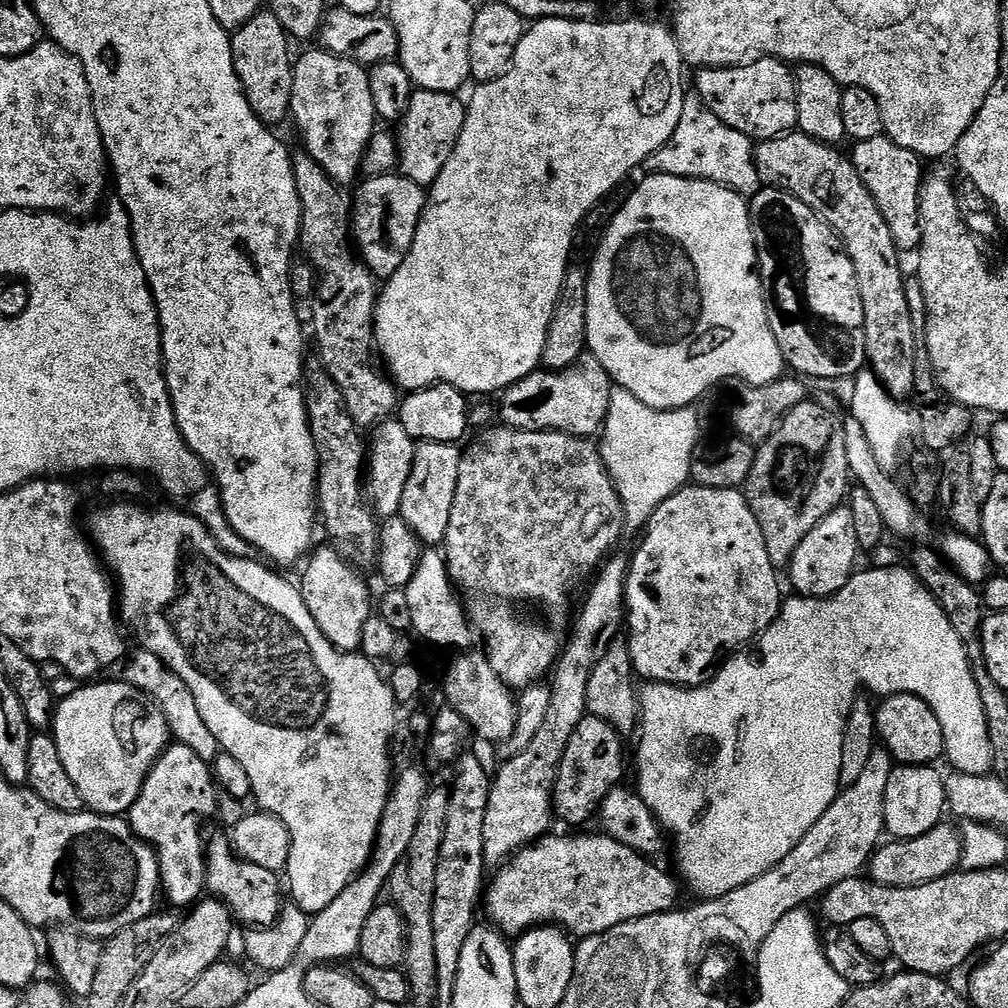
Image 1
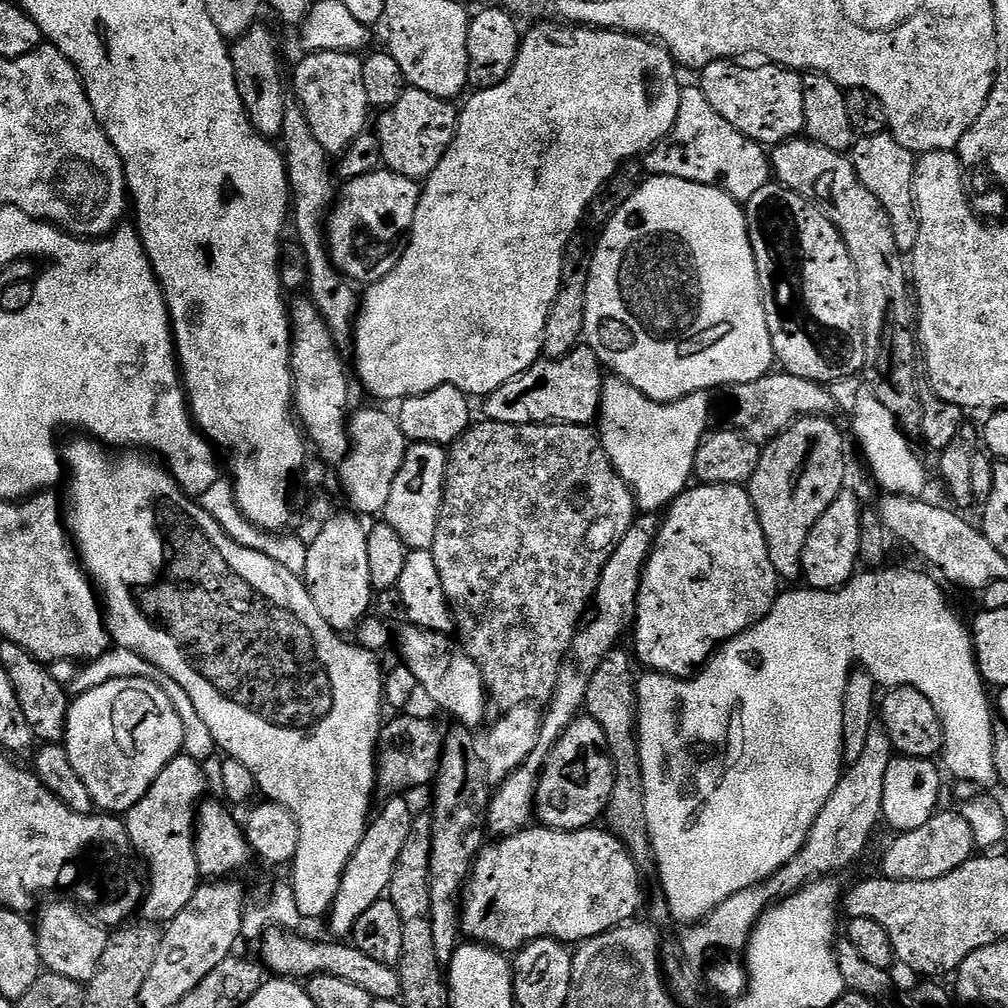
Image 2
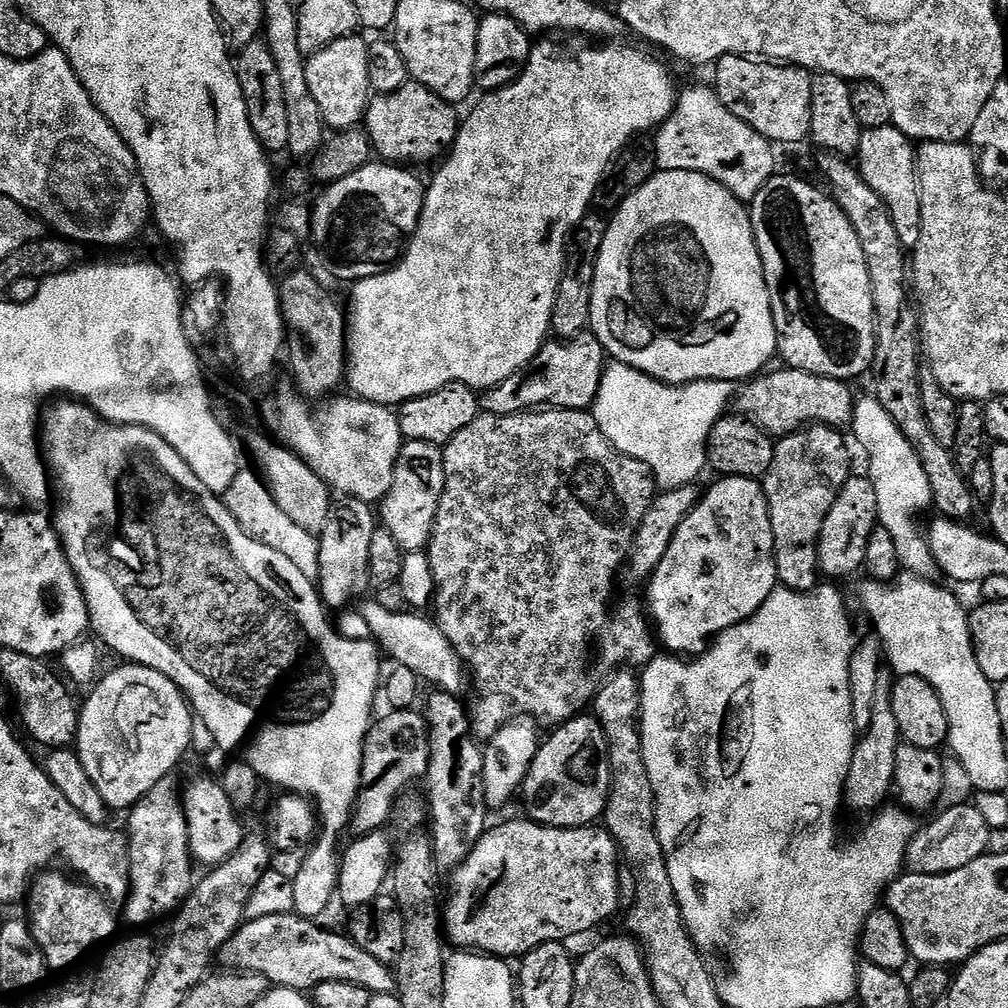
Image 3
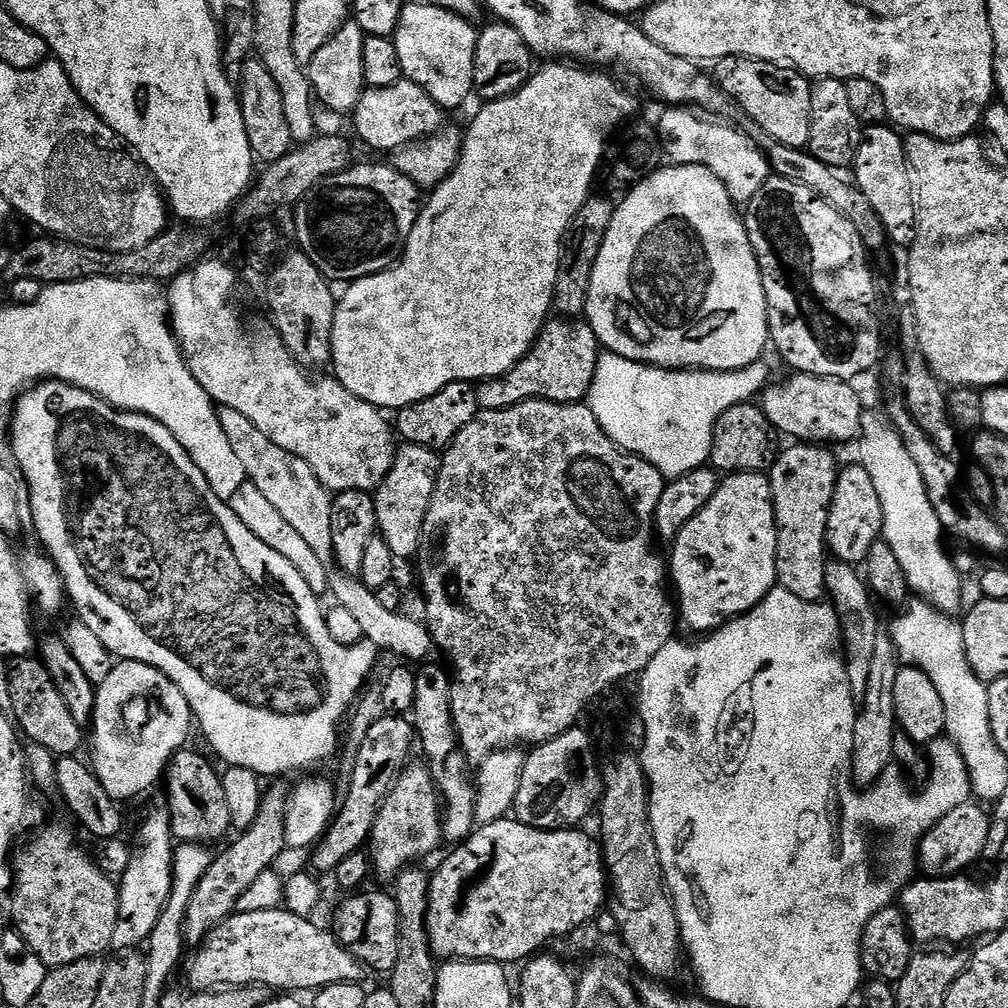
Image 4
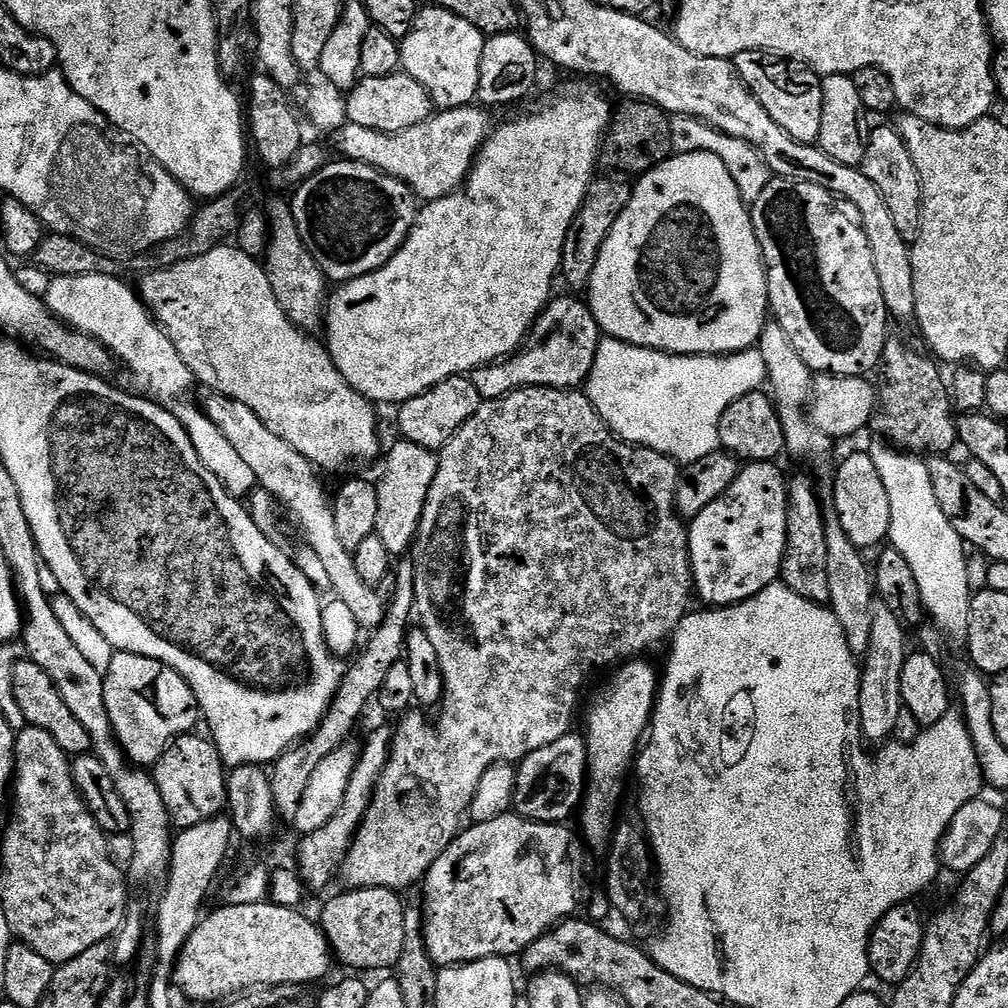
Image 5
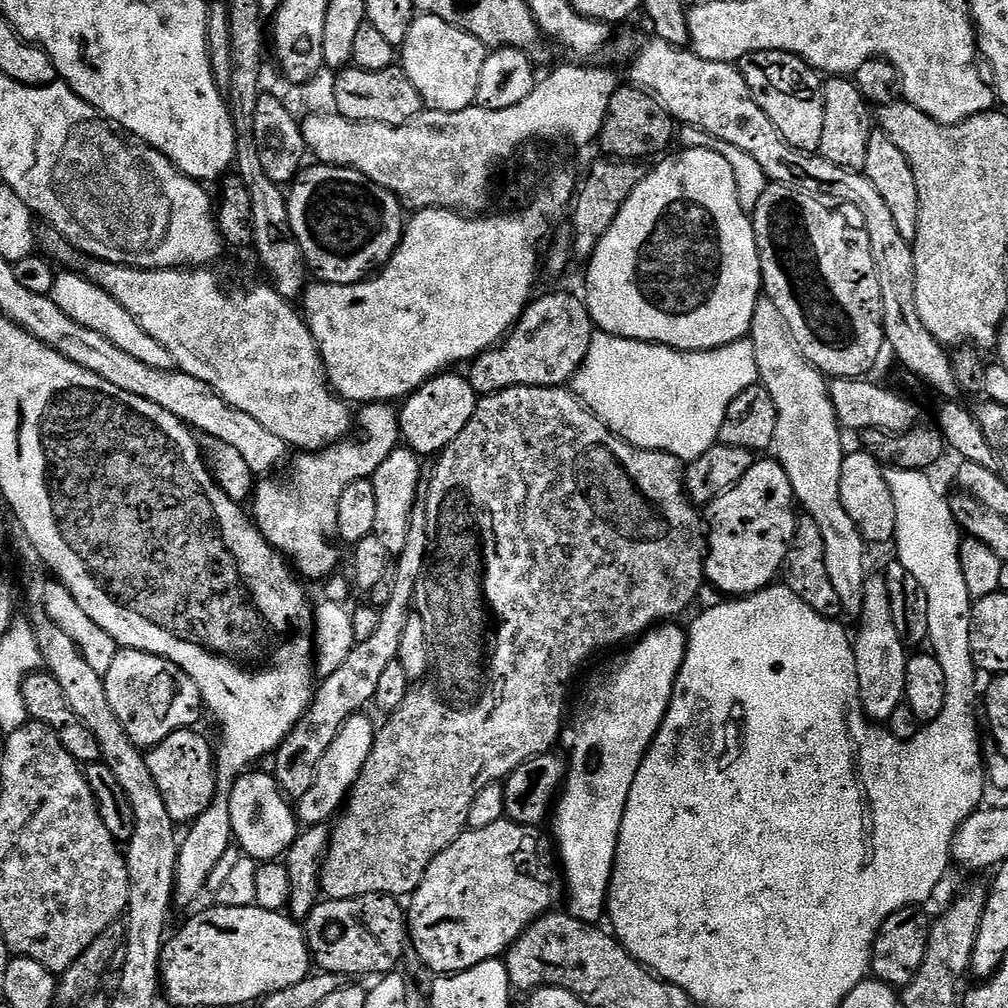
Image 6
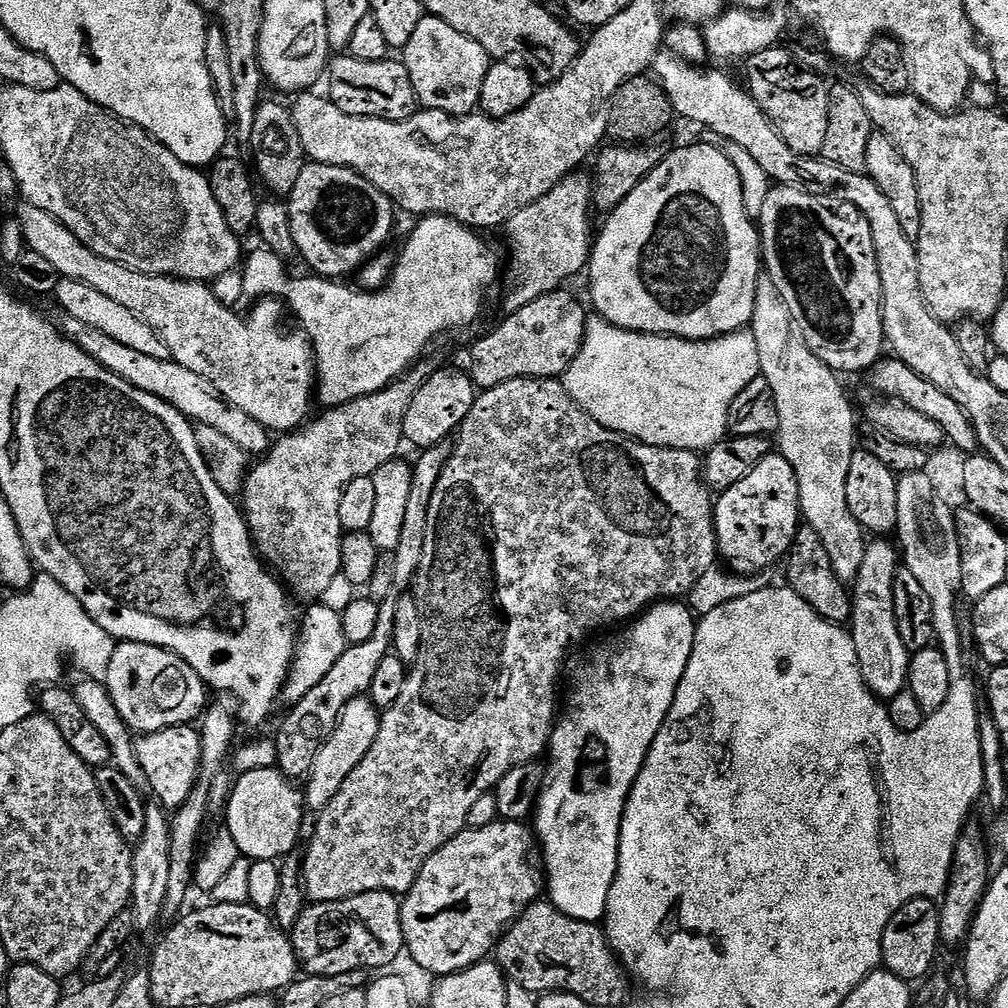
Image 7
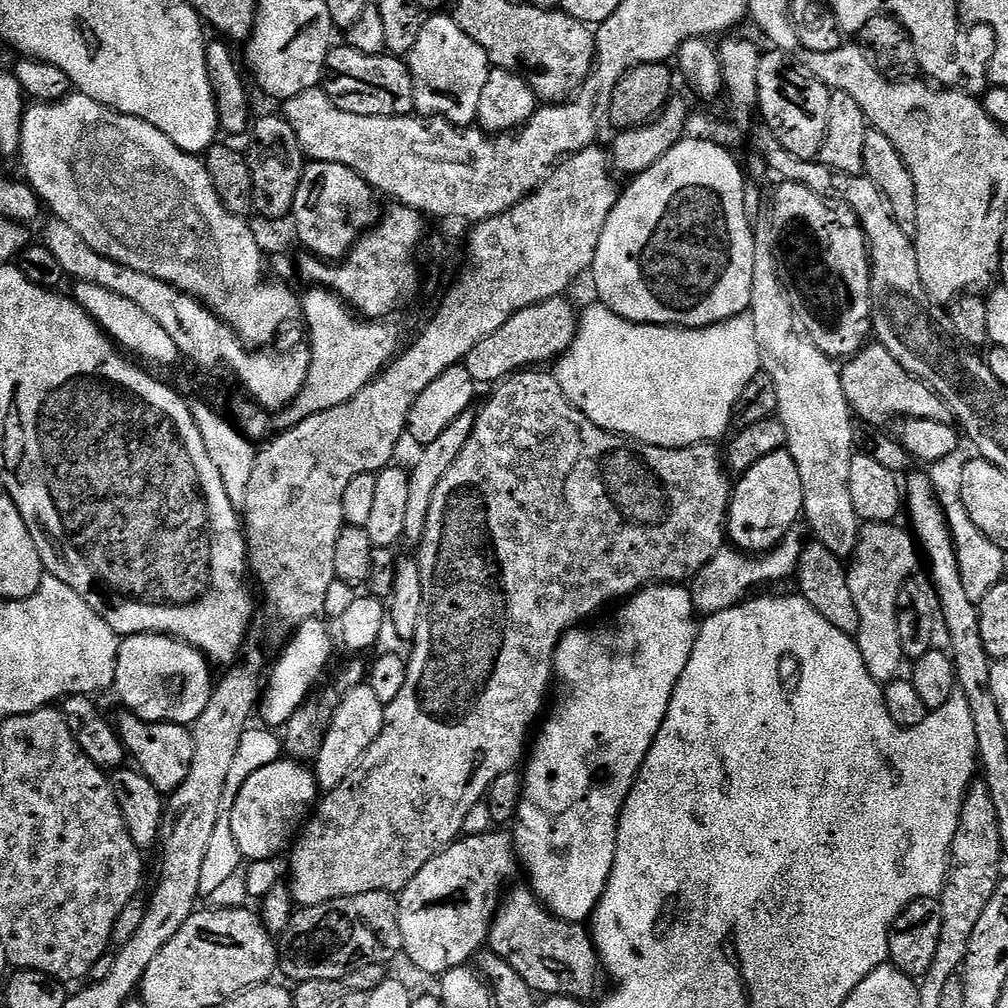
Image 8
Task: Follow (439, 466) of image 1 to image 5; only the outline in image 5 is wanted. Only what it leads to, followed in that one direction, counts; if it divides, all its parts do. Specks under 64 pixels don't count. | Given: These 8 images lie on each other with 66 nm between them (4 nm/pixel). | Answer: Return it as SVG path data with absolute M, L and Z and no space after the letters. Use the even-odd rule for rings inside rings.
M400 438L397 444L383 457L384 469L380 472L380 480L375 481L378 496L378 518L376 531L378 538L386 545L386 550L394 558L400 558L404 551L411 549L416 542L416 533L420 530L420 519L426 506L426 498L430 494L430 486L434 482L434 474L438 474L440 457L433 449L423 448L414 442Z

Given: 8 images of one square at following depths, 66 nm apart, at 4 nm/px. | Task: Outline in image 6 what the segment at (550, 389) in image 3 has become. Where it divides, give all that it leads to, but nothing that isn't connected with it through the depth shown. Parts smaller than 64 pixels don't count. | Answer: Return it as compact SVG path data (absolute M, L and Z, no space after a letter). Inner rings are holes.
M568 292L539 296L529 303L515 328L496 347L488 348L471 361L472 369L467 369L466 375L477 397L518 386L559 388L567 385L582 366L594 335L587 303Z

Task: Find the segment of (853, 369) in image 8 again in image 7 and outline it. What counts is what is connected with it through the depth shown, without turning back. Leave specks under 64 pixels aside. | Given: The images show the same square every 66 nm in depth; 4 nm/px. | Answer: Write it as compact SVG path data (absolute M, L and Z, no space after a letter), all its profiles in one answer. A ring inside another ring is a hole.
M895 358L877 360L867 373L866 378L872 383L873 389L871 391L873 393L890 400L906 402L906 406L910 406L910 410L918 410L918 414L926 414L926 418L938 422L938 426L942 426L944 431L945 441L951 447L967 454L977 451L976 431L966 410L962 410L962 406L958 406L958 402L954 402L954 398L950 398L950 394L946 394L943 390L938 390L938 386L926 382L926 378L922 378L917 372L910 370L910 366L906 366L901 360Z

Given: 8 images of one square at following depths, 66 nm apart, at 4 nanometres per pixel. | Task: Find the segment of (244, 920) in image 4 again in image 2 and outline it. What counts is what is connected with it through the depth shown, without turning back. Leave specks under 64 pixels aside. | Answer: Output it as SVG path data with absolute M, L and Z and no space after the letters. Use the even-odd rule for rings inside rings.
M269 927L260 936L259 959L269 973L277 972L280 978L307 978L318 974L334 974L334 978L346 978L346 982L354 982L354 986L362 986L362 990L372 995L373 1001L400 1000L402 982L400 973L393 965L374 962L370 954L362 954L351 942L333 942L328 940L307 940L296 930L282 927Z

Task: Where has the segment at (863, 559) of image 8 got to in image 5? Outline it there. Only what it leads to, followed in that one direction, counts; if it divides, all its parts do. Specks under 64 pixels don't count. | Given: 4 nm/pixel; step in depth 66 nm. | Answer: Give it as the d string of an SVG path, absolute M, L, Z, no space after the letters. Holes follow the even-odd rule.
M877 602L872 610L874 622L870 629L870 646L868 655L863 657L862 671L860 674L860 731L863 732L865 741L887 741L895 733L898 726L898 714L902 707L900 691L902 690L902 666L906 649L904 649L904 636L906 630L886 610L886 606Z

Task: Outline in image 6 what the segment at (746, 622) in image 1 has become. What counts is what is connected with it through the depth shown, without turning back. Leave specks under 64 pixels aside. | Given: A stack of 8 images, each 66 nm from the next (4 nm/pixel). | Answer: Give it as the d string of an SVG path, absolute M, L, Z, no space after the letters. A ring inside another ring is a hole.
M775 458L757 459L750 470L746 470L746 478L738 482L730 490L723 492L706 508L706 555L704 557L704 574L707 583L720 594L732 598L751 596L769 587L772 580L781 575L784 559L788 557L790 546L794 542L798 508L794 503L790 478L786 478L786 470Z

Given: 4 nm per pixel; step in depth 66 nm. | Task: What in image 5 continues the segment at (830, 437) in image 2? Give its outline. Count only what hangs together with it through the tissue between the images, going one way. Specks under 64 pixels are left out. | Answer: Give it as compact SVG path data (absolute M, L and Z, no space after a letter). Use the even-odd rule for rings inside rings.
M804 476L788 480L788 521L786 550L780 567L780 580L794 594L815 604L830 605L830 573L826 570L826 521L816 488Z

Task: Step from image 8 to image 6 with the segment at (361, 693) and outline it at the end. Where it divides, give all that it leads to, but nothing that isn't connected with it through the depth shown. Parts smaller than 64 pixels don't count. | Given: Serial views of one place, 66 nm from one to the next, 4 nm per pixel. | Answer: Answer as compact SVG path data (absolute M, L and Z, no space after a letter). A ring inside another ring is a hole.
M368 714L351 716L342 726L342 730L338 730L338 738L330 742L330 750L326 750L326 754L322 754L322 762L318 762L314 784L298 801L298 820L301 825L328 824L343 809L348 793L355 786L356 779L362 774L370 758L377 731L377 725L375 723L372 725Z

